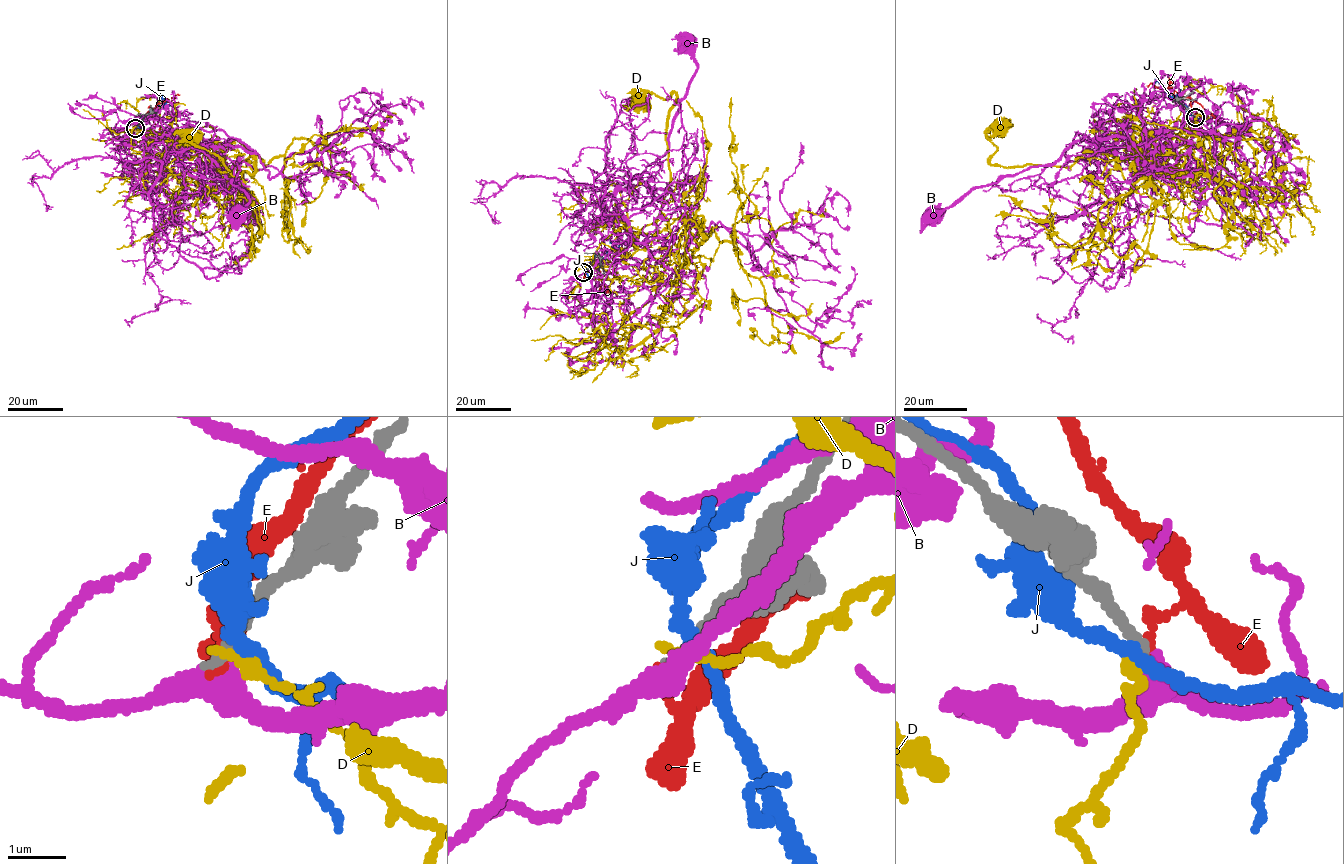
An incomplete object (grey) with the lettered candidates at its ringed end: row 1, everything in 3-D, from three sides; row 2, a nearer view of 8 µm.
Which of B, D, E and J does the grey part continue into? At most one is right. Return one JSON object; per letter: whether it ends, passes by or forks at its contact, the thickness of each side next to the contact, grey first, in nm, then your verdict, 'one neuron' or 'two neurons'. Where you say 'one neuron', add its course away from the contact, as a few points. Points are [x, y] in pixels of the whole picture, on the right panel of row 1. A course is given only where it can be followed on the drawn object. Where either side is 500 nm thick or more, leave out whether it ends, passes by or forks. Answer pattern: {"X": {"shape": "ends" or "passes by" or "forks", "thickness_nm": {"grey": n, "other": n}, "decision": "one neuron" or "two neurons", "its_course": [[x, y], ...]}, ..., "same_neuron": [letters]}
{"B": {"shape": "passes by", "thickness_nm": {"grey": 240, "other": 400}, "decision": "two neurons"}, "D": {"shape": "ends", "thickness_nm": {"grey": 260, "other": 260}, "decision": "two neurons"}, "E": {"shape": "ends", "thickness_nm": {"grey": 240, "other": 180}, "decision": "two neurons"}, "J": {"shape": "passes by", "thickness_nm": {"grey": 280, "other": 240}, "decision": "two neurons"}, "same_neuron": []}

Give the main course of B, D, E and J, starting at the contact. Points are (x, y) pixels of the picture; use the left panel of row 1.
B: (137, 128), (163, 126), (181, 157), (175, 152), (168, 157), (197, 148), (213, 160), (248, 196), (236, 213)
D: (137, 127), (231, 177), (213, 166), (222, 158), (218, 170), (225, 172), (224, 161), (192, 137)
E: (137, 128), (138, 122), (158, 103), (170, 103), (168, 99), (161, 101)
J: (137, 127), (137, 120), (154, 113), (163, 106), (166, 102), (163, 99)

